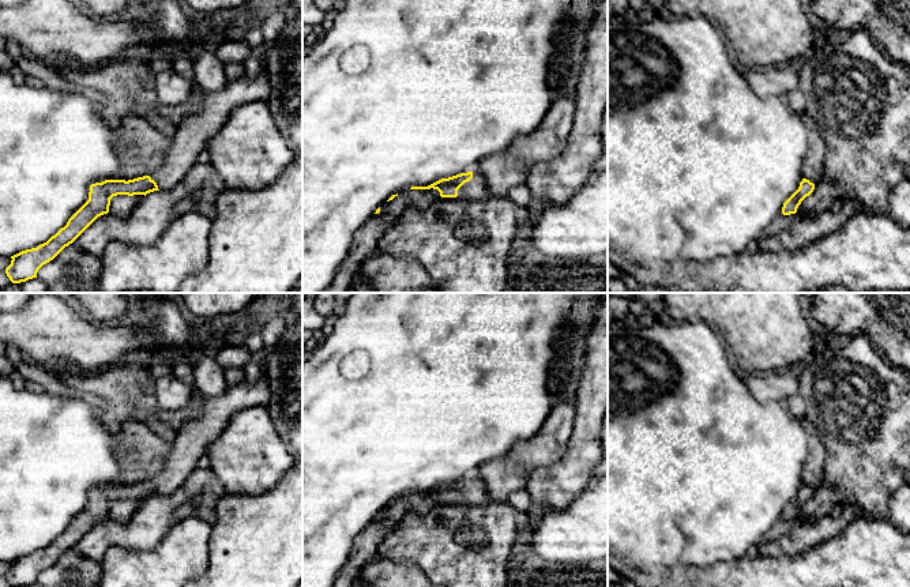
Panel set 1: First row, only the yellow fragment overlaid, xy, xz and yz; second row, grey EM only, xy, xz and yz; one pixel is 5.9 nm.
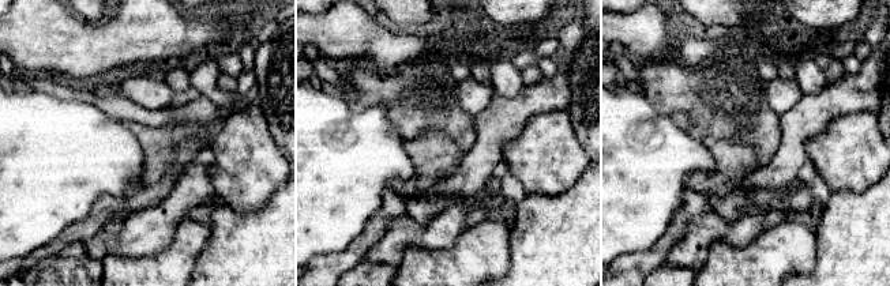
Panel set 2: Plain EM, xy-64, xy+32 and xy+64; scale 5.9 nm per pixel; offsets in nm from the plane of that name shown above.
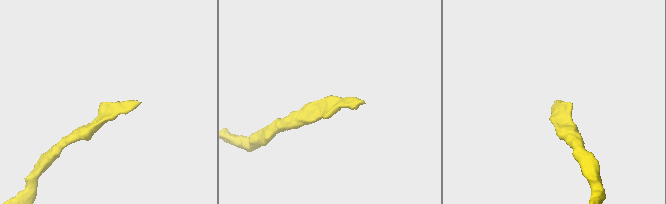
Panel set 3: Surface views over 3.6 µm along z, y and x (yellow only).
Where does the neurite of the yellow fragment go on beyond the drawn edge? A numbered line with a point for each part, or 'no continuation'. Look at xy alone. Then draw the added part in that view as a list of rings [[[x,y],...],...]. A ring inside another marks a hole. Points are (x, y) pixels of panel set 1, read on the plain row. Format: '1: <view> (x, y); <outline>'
1: xy (194, 437); [[[264,372],[255,383],[242,380],[237,385],[228,385],[222,395],[196,395],[202,398],[202,413],[185,421],[177,430],[165,470],[157,478],[150,479],[159,496],[173,493],[187,479],[207,452],[208,445],[222,433],[237,411],[267,406],[270,402]]]

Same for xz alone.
1: xz (473, 495); [[[473,477],[473,483],[458,494],[458,501],[467,505],[484,505],[489,503],[488,497],[482,493],[480,478]]]

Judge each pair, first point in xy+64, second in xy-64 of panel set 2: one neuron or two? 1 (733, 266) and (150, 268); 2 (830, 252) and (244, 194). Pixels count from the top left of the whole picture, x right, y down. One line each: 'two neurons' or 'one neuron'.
1: one neuron
2: two neurons

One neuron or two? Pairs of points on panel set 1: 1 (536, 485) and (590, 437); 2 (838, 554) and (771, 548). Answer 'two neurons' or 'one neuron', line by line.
1: one neuron
2: two neurons

